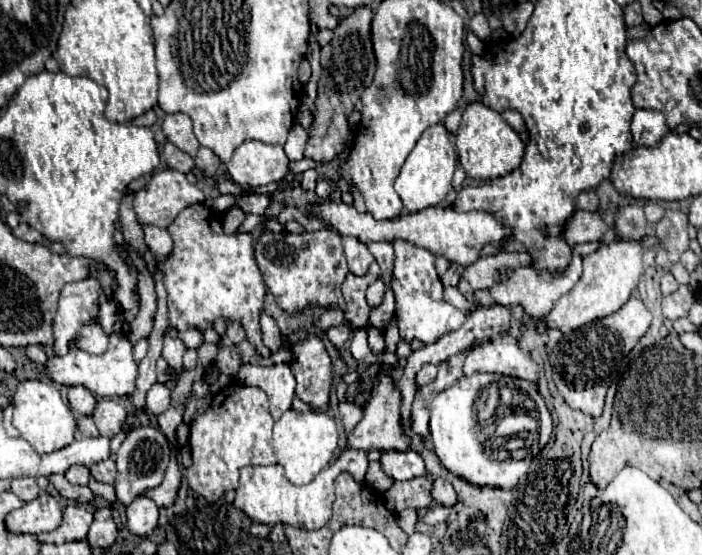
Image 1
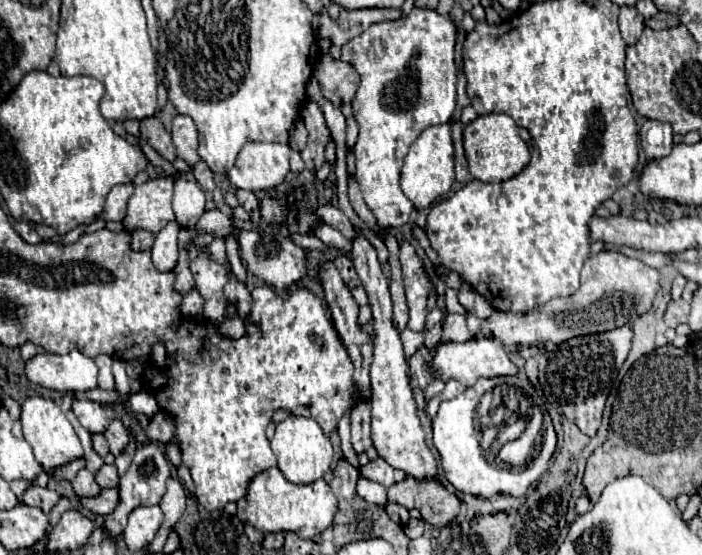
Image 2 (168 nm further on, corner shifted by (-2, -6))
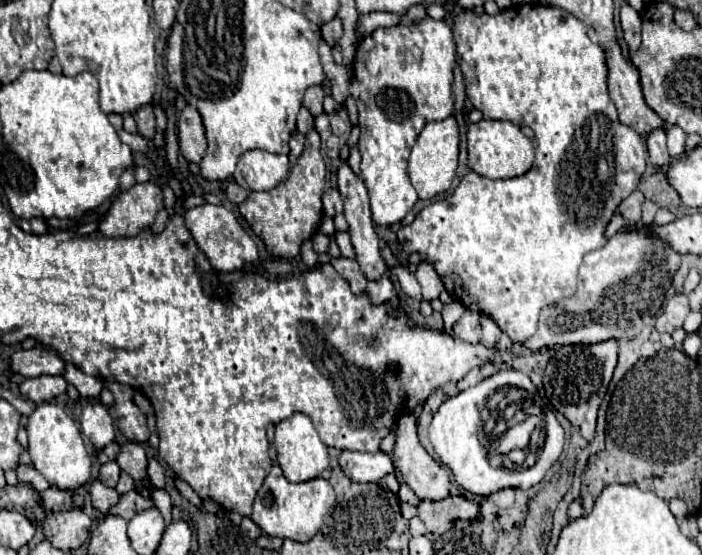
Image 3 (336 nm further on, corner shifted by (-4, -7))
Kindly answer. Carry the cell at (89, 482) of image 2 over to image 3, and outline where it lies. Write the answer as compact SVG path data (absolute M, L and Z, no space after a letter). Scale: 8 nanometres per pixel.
M92 481L88 485L88 491L90 491L90 497L92 497L92 505L104 515L108 515L110 507L114 507L120 499L120 495L112 487L104 487L100 481Z

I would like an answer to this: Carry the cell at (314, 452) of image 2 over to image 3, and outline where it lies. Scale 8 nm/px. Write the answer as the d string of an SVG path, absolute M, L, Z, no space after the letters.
M294 413L292 417L280 421L276 425L276 437L274 437L274 447L278 453L278 465L284 471L284 477L292 483L302 483L316 479L326 467L328 467L328 447L320 441L312 421L304 413Z

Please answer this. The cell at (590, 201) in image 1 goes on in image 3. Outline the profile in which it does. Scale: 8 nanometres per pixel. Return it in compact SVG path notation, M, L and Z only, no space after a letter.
M634 191L626 201L620 203L618 213L624 215L624 219L626 219L628 223L640 223L642 203L644 203L644 195L642 195L642 191Z

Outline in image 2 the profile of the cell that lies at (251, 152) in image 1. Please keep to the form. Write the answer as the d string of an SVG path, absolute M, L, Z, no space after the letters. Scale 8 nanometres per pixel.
M248 142L228 172L232 186L242 190L274 190L290 172L288 144Z

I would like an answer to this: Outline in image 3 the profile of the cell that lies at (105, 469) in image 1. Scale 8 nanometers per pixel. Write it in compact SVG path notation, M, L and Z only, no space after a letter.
M108 461L106 465L100 467L100 475L98 475L98 481L104 483L106 487L116 487L118 483L118 477L120 477L120 467L116 461Z

